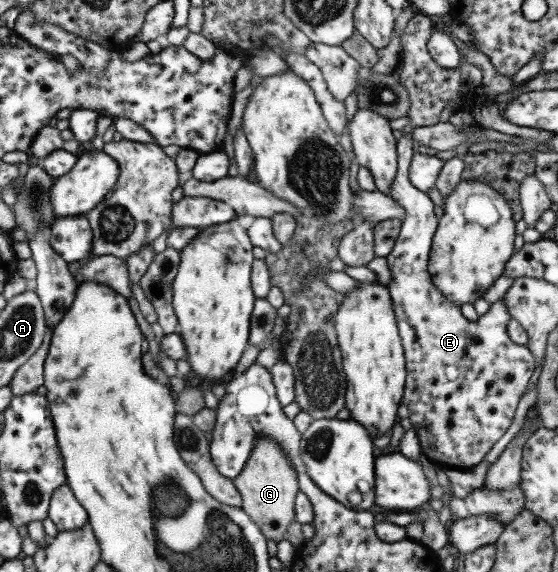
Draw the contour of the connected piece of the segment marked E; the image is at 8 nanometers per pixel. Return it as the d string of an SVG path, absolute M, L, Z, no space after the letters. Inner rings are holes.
M402 131L402 136L396 140L396 152L397 152L397 168L396 175L394 175L394 181L390 183L390 198L394 202L398 202L400 206L404 209L404 221L401 222L401 227L396 237L396 242L392 246L392 250L384 258L386 263L388 263L388 269L390 269L390 281L388 282L388 293L390 293L390 299L392 299L392 311L394 311L394 317L396 318L396 327L399 337L401 338L401 346L403 349L403 356L405 359L405 384L403 385L403 392L401 395L401 404L404 404L408 409L408 420L412 424L412 429L415 430L419 447L421 449L421 454L428 459L432 464L438 464L439 466L449 466L451 468L458 468L460 470L470 470L472 467L483 461L484 456L492 448L492 445L504 432L506 428L510 426L512 422L512 416L514 416L514 410L516 410L516 404L523 396L524 389L528 386L530 382L530 377L532 372L534 372L535 361L534 356L530 353L530 350L526 346L519 346L517 343L511 342L509 337L506 335L506 326L510 320L508 315L508 310L502 298L498 298L496 302L492 302L487 310L486 314L480 316L477 323L468 322L460 312L460 305L450 301L450 298L444 297L440 290L434 287L432 279L430 279L430 274L426 272L428 268L428 252L430 250L432 235L437 227L436 215L433 212L434 205L428 195L422 192L408 181L408 167L411 161L411 156L413 155L412 148L414 142L411 139L411 134L404 133Z

